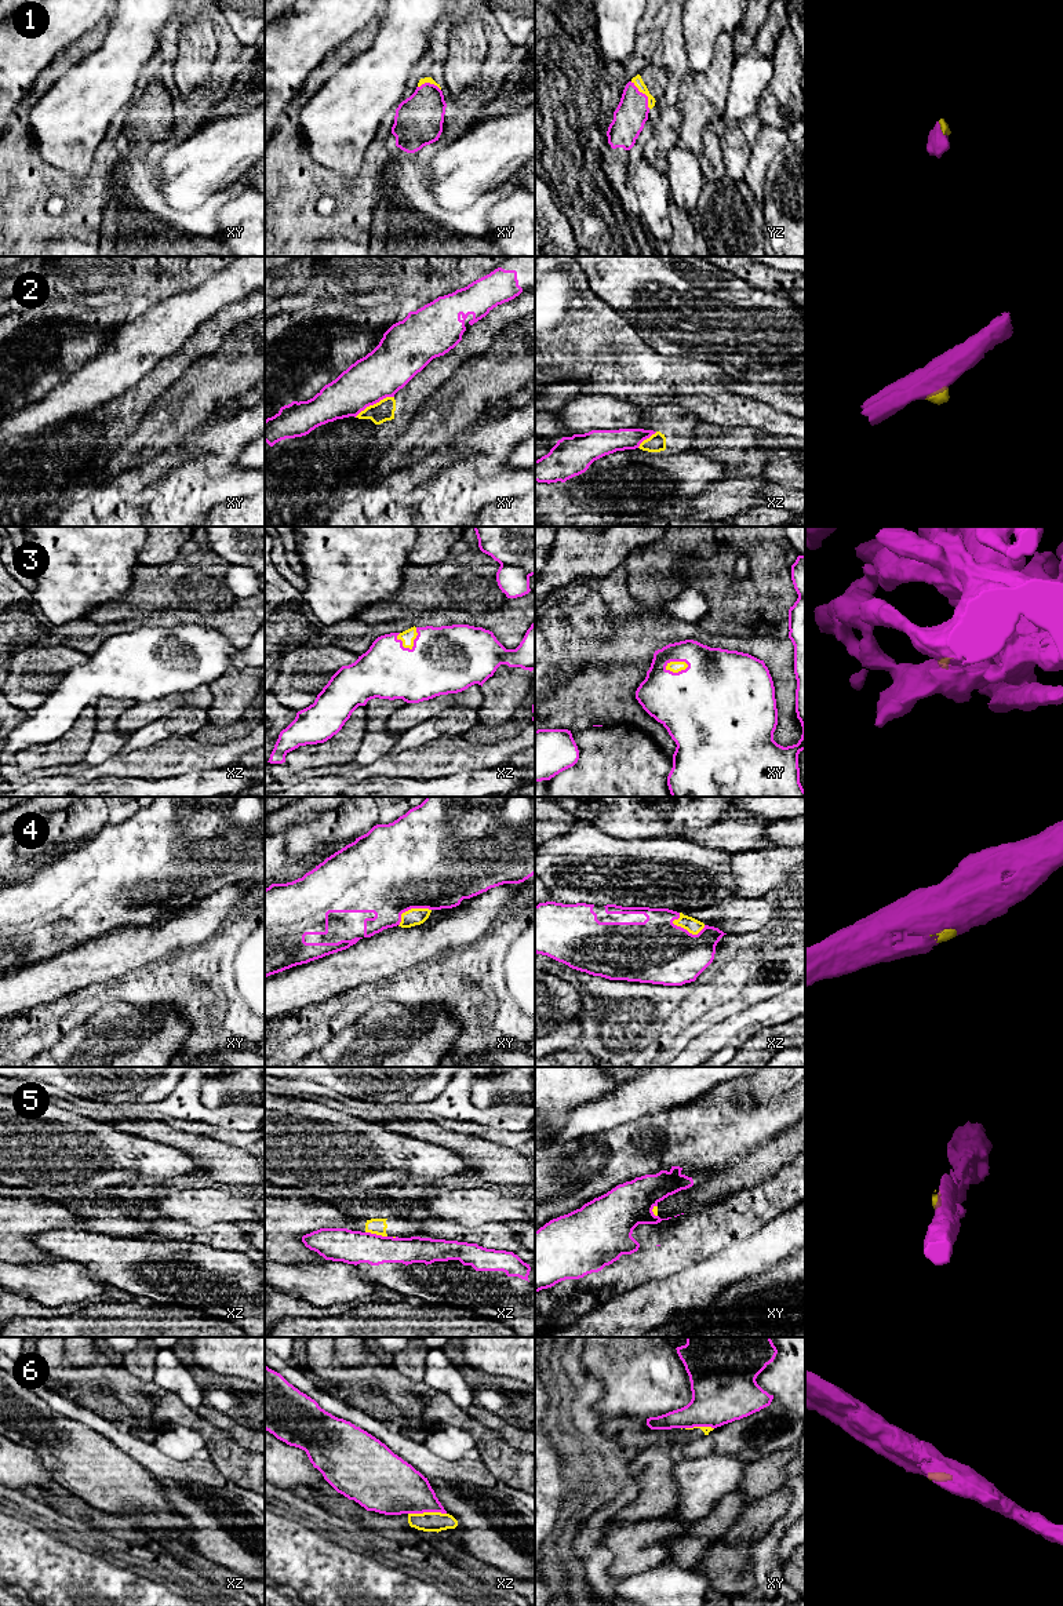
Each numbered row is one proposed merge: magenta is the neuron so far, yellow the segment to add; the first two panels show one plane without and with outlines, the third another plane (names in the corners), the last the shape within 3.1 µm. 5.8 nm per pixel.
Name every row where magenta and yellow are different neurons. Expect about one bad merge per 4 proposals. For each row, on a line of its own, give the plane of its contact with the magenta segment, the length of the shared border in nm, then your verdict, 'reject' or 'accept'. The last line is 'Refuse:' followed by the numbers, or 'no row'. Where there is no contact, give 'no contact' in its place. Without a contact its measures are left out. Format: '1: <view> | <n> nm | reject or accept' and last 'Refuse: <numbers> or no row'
1: yz | 200 nm | accept
2: xy | 260 nm | reject
3: xy | 150 nm | accept
4: xz | 200 nm | accept
5: xz | 130 nm | reject
6: xz | 220 nm | reject
Refuse: 2, 5, 6

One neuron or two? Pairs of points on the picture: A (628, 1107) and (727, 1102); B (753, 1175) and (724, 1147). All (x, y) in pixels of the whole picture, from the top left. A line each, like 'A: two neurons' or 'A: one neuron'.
A: two neurons
B: two neurons

